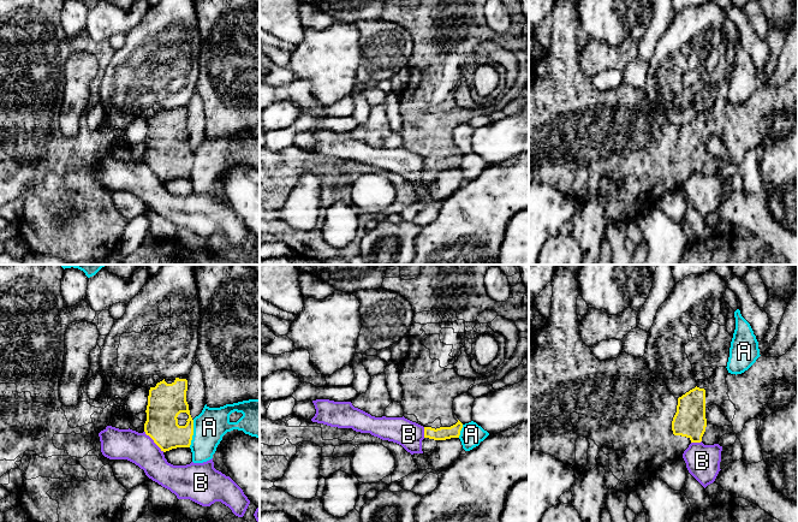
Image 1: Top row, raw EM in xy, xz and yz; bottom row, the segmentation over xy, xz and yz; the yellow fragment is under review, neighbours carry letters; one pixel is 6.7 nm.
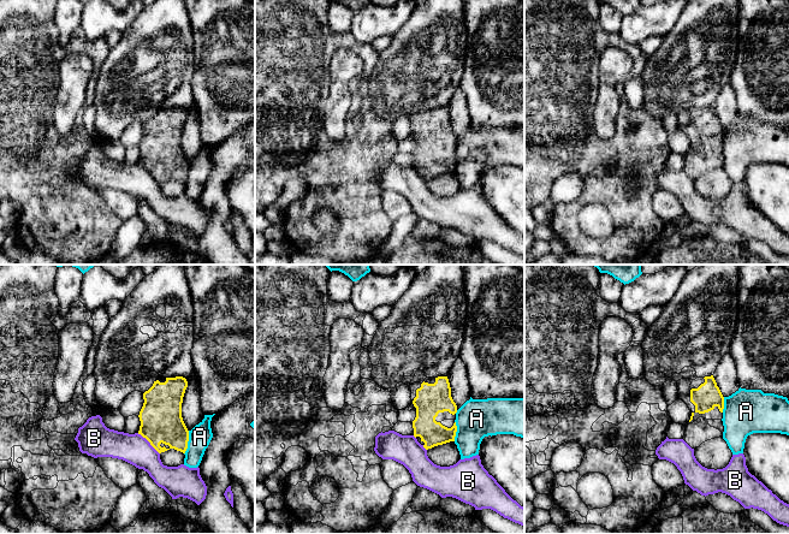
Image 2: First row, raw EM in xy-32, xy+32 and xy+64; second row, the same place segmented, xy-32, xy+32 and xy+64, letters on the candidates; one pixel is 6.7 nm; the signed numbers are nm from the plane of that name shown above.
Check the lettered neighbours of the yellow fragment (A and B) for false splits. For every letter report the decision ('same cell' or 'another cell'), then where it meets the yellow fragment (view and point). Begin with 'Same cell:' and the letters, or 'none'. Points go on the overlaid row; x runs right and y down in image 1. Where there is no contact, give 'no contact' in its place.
Same cell: none
A: another cell; meets yellow in xy at (192, 433)
B: another cell; meets yellow in xy at (154, 442)

